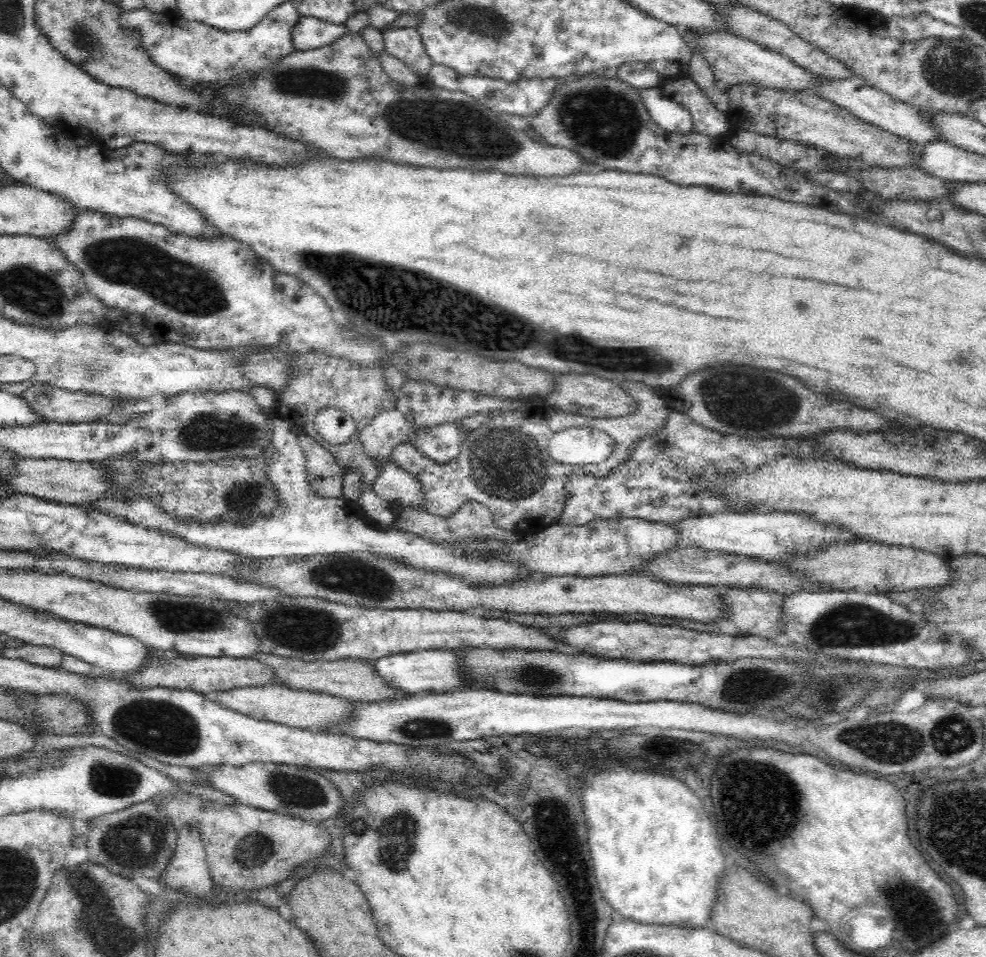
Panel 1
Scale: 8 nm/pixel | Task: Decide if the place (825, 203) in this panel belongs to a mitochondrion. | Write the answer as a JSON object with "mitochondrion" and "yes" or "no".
{"mitochondrion":"no"}

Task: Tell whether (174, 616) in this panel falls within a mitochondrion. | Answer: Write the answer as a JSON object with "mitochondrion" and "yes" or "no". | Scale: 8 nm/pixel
{"mitochondrion":"yes"}

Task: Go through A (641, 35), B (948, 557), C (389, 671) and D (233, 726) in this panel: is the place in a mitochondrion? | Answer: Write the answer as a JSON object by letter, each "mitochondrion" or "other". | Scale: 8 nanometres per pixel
{"A":"other","B":"other","C":"other","D":"other"}

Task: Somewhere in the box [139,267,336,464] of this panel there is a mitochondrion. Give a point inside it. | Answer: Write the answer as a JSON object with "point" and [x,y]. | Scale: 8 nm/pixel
{"point":[214,431]}

